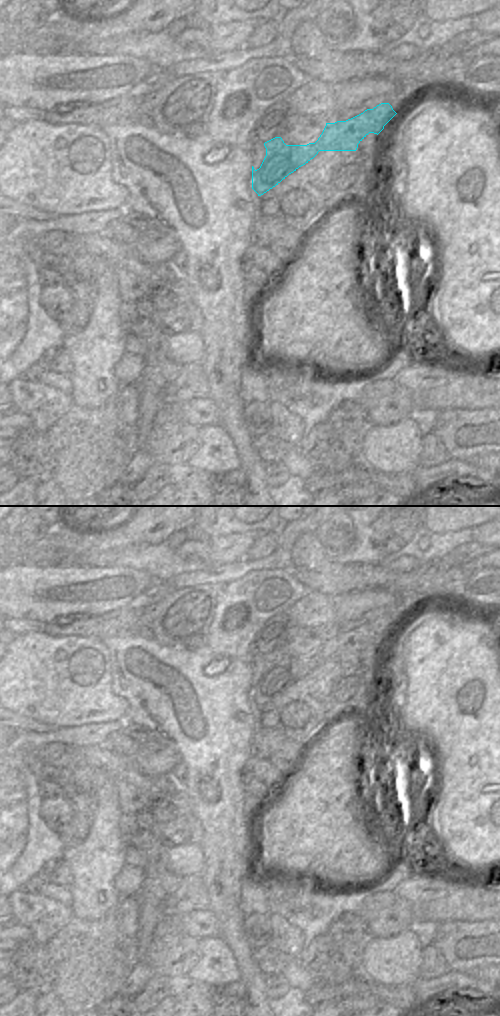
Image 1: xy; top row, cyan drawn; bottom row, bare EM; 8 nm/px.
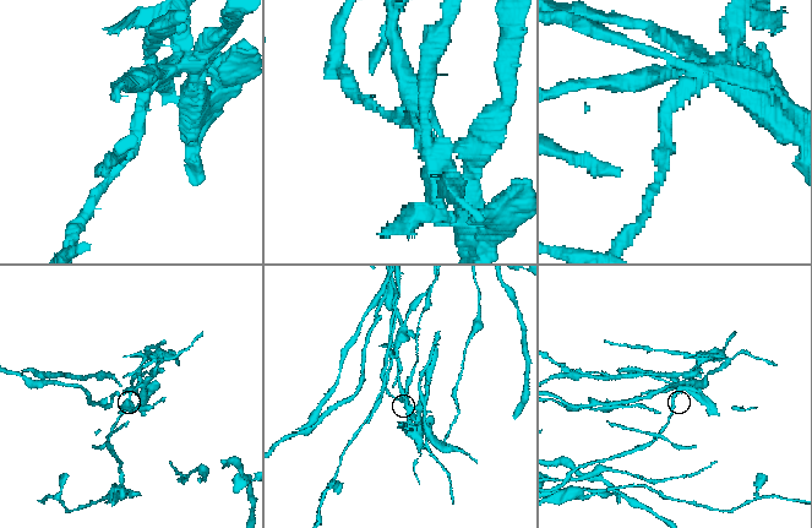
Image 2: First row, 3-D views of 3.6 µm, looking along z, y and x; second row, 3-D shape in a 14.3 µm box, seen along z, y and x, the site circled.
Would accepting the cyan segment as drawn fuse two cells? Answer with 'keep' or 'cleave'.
cleave

